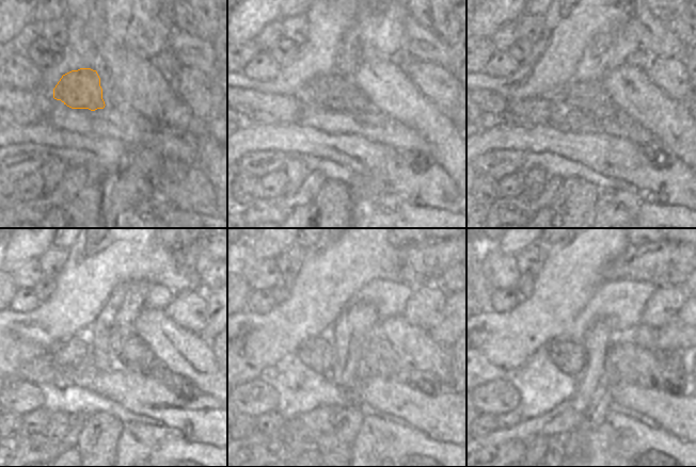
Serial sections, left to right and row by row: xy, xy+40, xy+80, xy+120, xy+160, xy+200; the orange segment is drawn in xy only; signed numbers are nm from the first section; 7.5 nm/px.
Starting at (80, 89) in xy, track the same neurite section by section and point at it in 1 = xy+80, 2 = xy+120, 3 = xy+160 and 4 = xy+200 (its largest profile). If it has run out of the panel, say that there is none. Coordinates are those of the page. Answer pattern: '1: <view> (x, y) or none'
1: xy+80 (590, 97)
2: xy+120 (127, 350)
3: xy+160 (378, 357)
4: xy+200 (670, 371)

